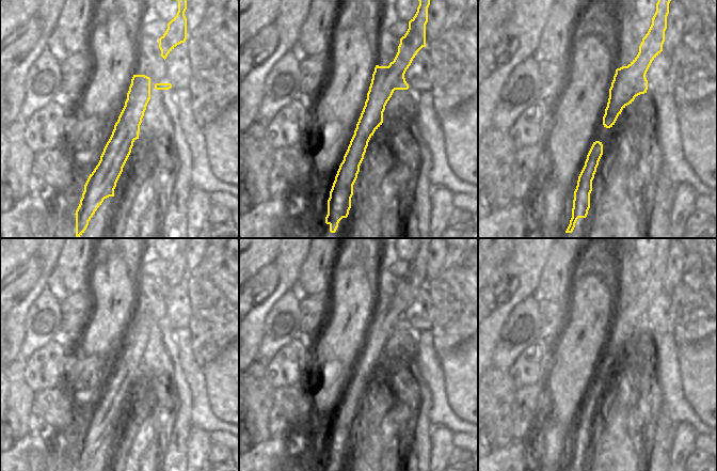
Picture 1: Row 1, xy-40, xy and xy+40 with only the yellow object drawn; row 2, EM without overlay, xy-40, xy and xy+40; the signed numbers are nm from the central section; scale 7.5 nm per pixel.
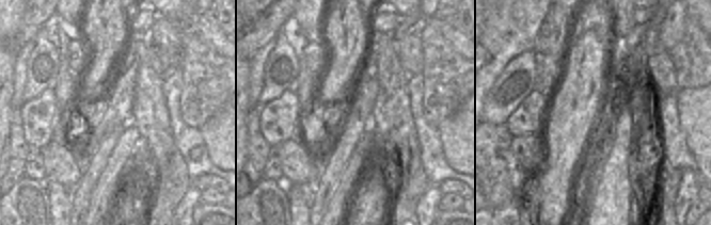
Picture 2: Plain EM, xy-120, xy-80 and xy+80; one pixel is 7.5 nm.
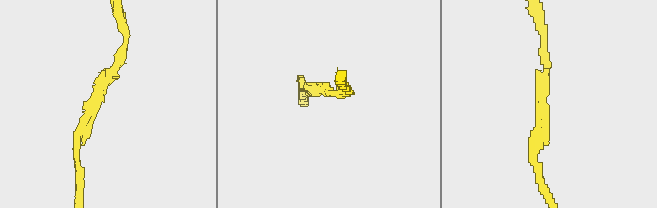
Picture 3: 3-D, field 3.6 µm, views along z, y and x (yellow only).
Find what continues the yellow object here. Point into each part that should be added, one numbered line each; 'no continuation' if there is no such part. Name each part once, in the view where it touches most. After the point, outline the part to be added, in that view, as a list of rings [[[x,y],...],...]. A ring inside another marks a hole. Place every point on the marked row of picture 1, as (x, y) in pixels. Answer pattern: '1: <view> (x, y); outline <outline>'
no continuation

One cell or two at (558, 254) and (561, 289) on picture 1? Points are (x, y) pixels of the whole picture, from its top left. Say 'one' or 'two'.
one

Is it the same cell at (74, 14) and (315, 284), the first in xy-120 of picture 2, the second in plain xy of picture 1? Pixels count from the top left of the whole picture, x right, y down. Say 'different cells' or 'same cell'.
same cell

